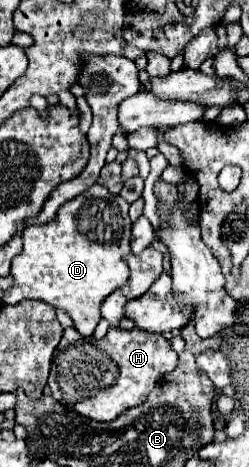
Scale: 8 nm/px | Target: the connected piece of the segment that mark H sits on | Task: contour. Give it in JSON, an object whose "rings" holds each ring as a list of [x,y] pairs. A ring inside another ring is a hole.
{"rings":[[[66,328],[54,352],[48,386],[52,396],[70,410],[98,422],[110,422],[132,406],[140,406],[158,378],[172,372],[178,356],[164,336],[146,334],[144,330],[110,328],[100,340],[78,334],[76,328]]]}

